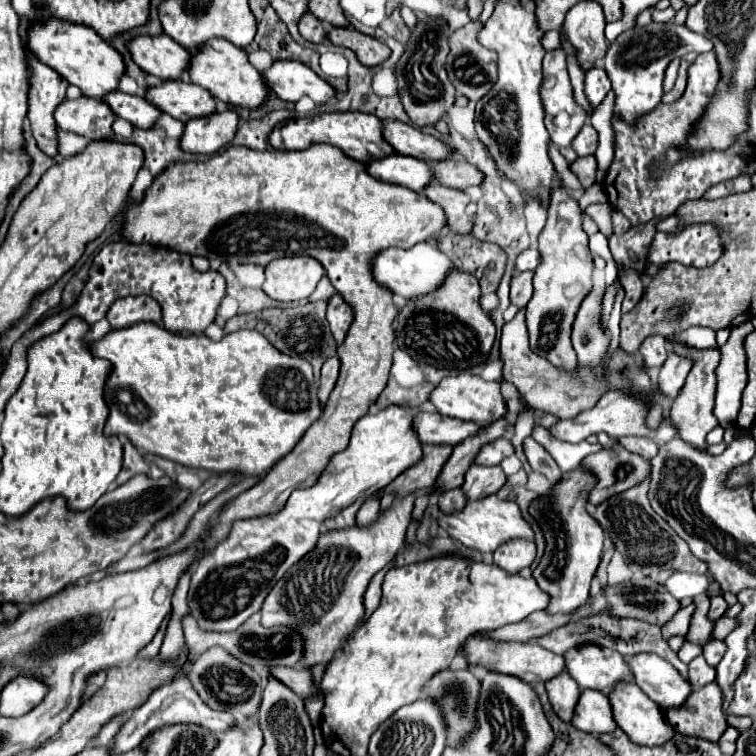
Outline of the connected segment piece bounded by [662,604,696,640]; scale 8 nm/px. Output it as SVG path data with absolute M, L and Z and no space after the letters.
M690 604L686 608L680 608L674 616L674 620L670 620L670 624L666 624L666 628L662 628L662 634L664 638L668 640L670 636L686 636L688 634L688 628L690 628L690 620L692 620L692 614L696 610L696 604Z

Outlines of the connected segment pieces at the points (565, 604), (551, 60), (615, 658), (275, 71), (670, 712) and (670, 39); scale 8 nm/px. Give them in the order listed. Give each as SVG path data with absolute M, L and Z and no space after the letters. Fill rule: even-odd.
M578 466L566 472L550 494L538 496L528 506L528 514L532 516L532 520L536 520L546 538L546 552L532 576L536 578L538 586L550 594L548 612L574 612L588 600L590 582L600 564L604 546L604 530L598 526L598 520L594 520L586 510L588 494L594 484L596 476Z
M562 50L548 52L544 56L544 82L542 82L542 102L546 108L546 128L550 132L550 140L556 146L570 146L580 128L584 126L588 114L574 100L574 90L566 70L566 56ZM558 112L570 114L570 128L560 130L554 126L554 118Z
M584 644L568 650L564 654L564 664L566 672L580 688L592 688L604 694L608 694L616 682L630 678L626 660L618 652L596 644Z
M278 60L268 70L262 72L264 84L278 98L288 102L298 102L308 96L318 104L326 104L336 98L334 88L324 82L312 68L292 60Z
M712 682L694 690L680 708L668 708L666 718L670 726L684 736L718 742L726 730L720 688Z
M672 22L668 24L648 24L644 28L630 28L622 32L606 50L604 56L604 70L612 82L614 92L614 116L630 126L634 126L642 116L650 114L662 100L664 90L664 72L674 58L674 54L688 54L688 52L710 52L714 50L714 44L704 38L702 34L696 34L688 30L686 26L676 26Z

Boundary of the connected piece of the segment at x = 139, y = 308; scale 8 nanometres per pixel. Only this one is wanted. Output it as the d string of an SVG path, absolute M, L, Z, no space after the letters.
M126 296L110 306L106 318L112 328L126 328L136 322L158 324L162 320L162 312L160 304L150 296Z

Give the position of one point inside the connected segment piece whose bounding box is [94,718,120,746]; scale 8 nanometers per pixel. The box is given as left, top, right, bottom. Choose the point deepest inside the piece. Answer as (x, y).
(109, 731)

